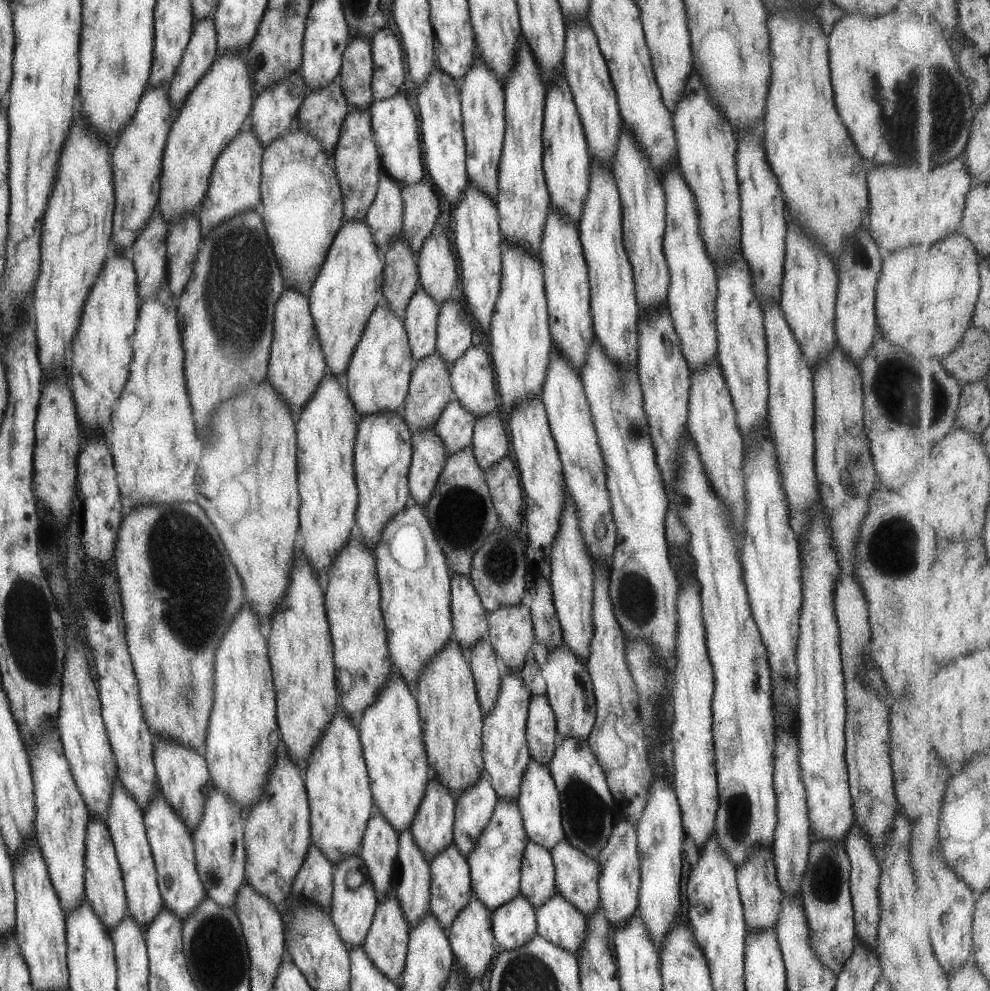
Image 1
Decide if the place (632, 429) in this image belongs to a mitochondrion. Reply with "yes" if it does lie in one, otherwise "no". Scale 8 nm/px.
yes

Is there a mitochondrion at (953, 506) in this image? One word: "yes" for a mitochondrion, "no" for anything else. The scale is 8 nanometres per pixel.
no

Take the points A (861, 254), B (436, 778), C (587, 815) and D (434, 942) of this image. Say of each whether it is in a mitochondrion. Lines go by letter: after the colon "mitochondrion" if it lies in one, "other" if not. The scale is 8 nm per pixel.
A: mitochondrion
B: other
C: mitochondrion
D: other

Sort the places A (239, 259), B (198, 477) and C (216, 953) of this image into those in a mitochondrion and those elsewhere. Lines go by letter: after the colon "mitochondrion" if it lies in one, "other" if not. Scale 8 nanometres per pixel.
A: mitochondrion
B: other
C: mitochondrion

